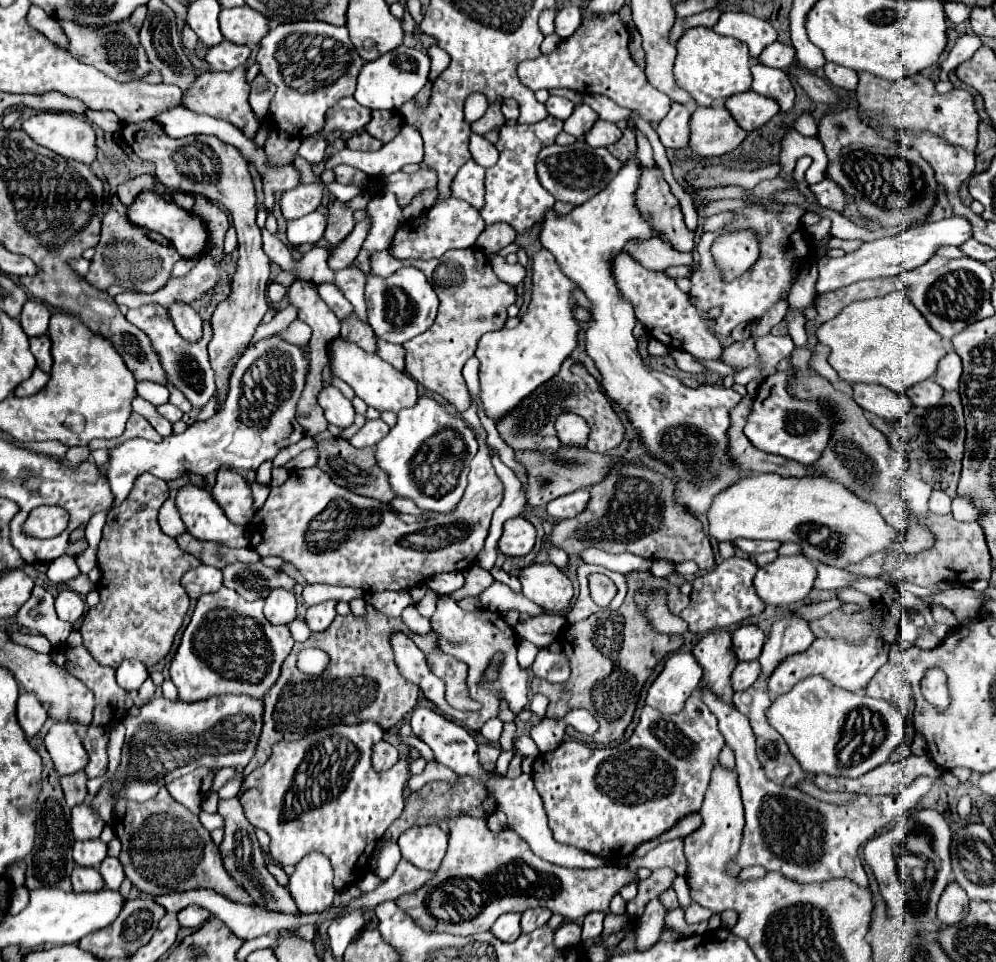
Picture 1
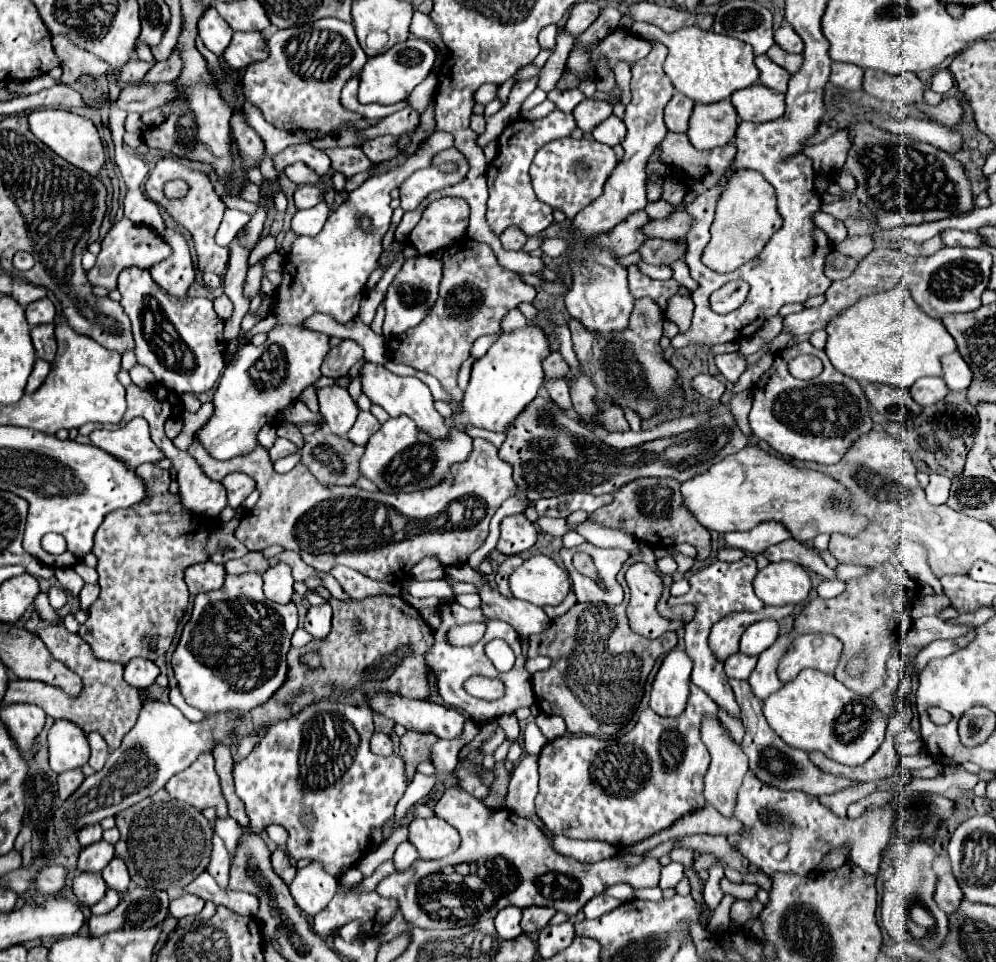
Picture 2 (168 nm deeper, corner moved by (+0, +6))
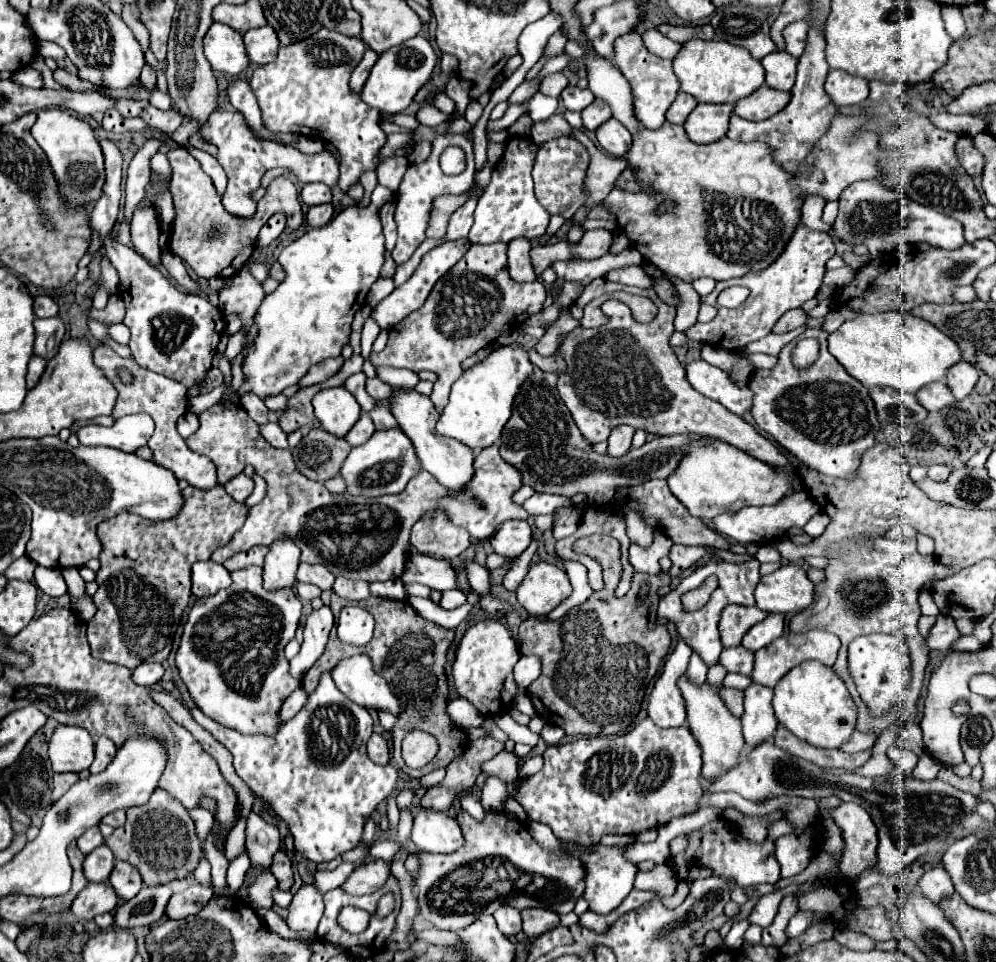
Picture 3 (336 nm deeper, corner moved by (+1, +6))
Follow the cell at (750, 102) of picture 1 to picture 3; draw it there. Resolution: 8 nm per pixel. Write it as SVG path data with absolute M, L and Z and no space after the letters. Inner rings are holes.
M760 86L750 96L738 100L734 106L734 112L744 120L760 122L760 120L772 118L782 108L786 108L788 100L790 100L790 92L780 92L768 86Z

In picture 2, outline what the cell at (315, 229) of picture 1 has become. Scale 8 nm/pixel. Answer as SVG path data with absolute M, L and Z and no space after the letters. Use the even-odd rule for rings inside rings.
M317 204L309 210L299 210L293 216L291 226L293 226L293 232L299 234L299 236L315 236L315 234L321 232L327 218L329 218L327 204Z

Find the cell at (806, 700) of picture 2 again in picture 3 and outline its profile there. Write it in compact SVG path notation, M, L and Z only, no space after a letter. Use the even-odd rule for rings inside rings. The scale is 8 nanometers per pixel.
M812 660L792 668L774 688L774 716L778 724L788 728L800 740L818 748L840 748L856 732L858 710L848 694L844 682L832 672Z

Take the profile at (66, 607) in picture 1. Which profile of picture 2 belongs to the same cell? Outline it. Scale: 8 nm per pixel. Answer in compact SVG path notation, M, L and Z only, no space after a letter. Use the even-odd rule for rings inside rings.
M49 588L49 592L47 592L47 596L49 596L49 602L51 602L51 606L53 608L63 608L65 606L65 602L67 602L67 594L65 594L65 590L61 590L61 588Z

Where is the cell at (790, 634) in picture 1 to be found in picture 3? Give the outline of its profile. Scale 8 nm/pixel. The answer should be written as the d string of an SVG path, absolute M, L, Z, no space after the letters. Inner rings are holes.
M752 682L744 690L744 714L740 720L744 726L744 740L748 746L768 740L778 728L772 710L772 688Z

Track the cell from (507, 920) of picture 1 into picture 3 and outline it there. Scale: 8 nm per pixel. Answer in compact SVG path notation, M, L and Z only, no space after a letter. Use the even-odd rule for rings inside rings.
M500 906L494 912L494 918L498 922L498 930L504 936L514 936L522 930L522 918L520 918L520 910L512 908L512 906Z

